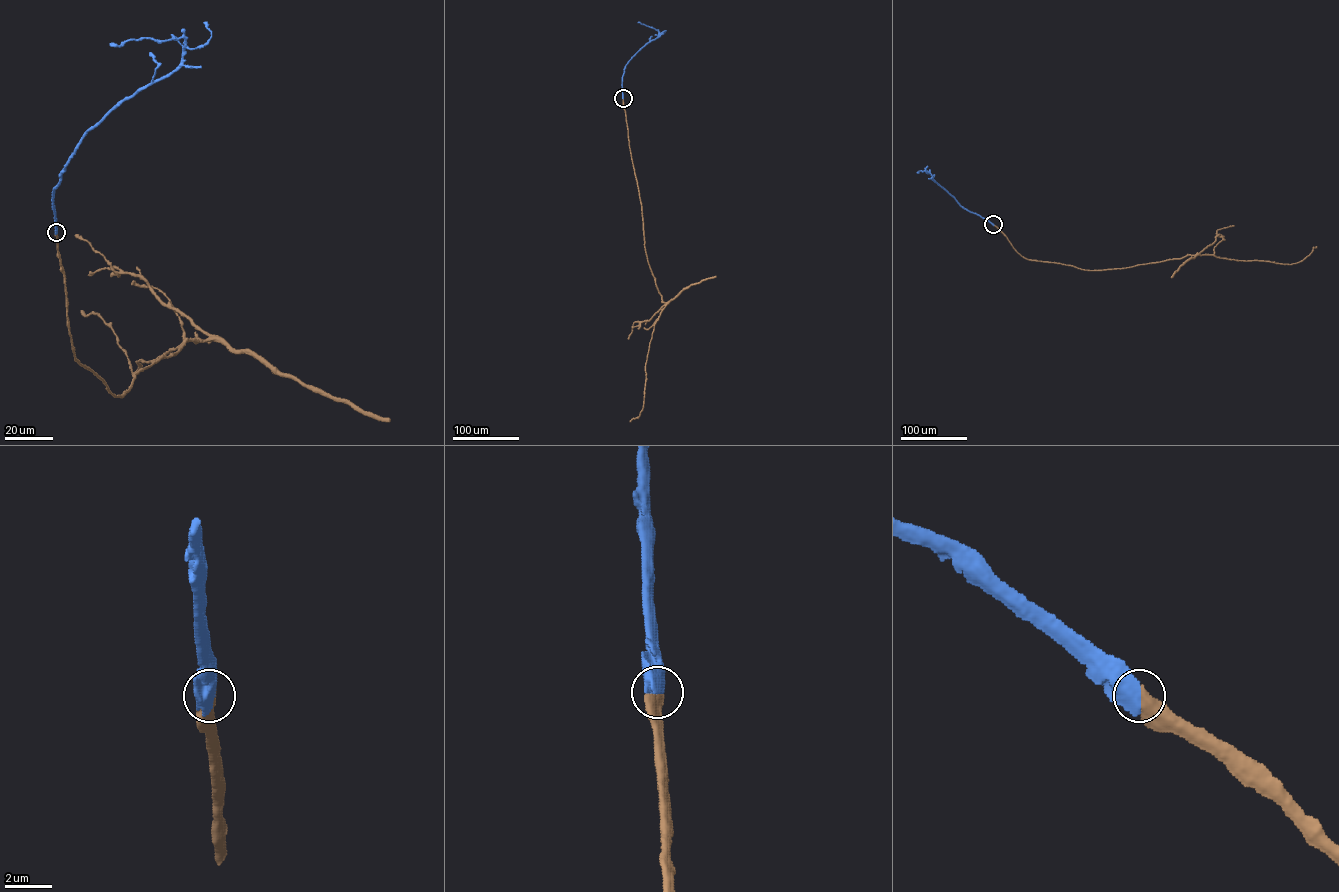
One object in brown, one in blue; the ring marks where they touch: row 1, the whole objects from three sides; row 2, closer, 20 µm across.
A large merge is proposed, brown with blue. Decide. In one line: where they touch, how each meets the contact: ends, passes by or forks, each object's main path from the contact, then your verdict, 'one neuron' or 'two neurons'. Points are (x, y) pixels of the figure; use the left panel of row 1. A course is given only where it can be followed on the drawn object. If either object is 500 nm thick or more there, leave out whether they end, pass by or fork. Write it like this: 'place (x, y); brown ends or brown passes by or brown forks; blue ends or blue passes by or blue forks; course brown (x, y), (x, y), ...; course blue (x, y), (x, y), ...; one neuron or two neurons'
place (56, 232); course brown (56, 232), (75, 358), (114, 396), (122, 396), (135, 374), (187, 341), (221, 341), (274, 370); course blue (56, 232), (53, 190), (80, 139), (123, 100), (169, 75), (180, 63), (185, 38), (110, 44); one neuron

